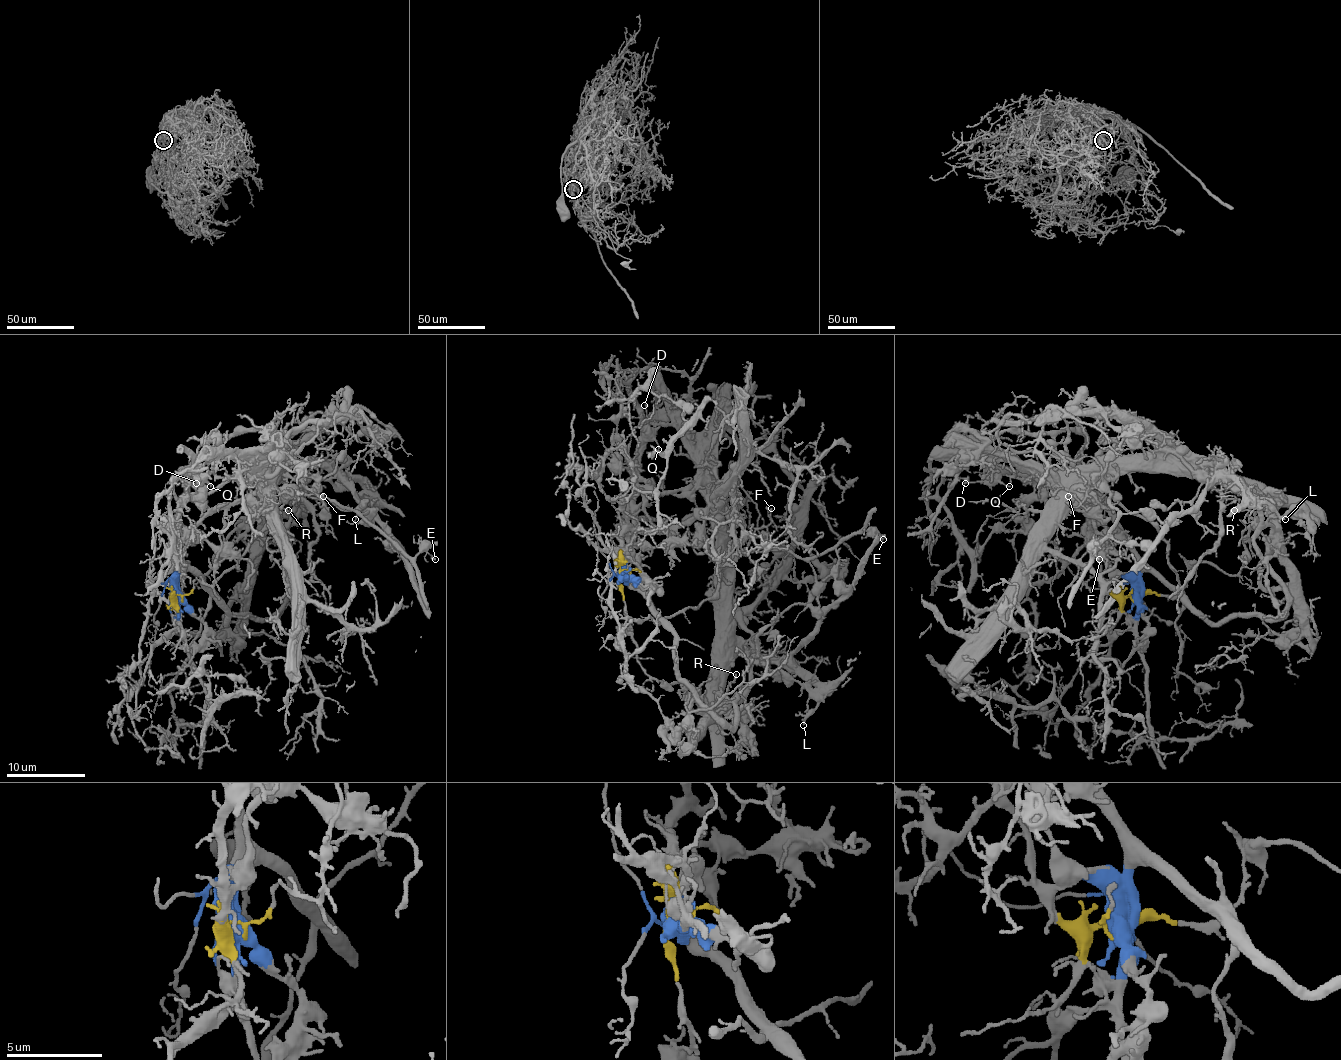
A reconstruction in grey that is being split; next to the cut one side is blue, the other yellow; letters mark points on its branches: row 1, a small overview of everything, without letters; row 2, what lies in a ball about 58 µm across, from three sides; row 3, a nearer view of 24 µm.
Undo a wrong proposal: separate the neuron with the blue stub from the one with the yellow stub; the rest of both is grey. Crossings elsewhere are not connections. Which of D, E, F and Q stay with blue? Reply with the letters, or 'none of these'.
D, E, Q

